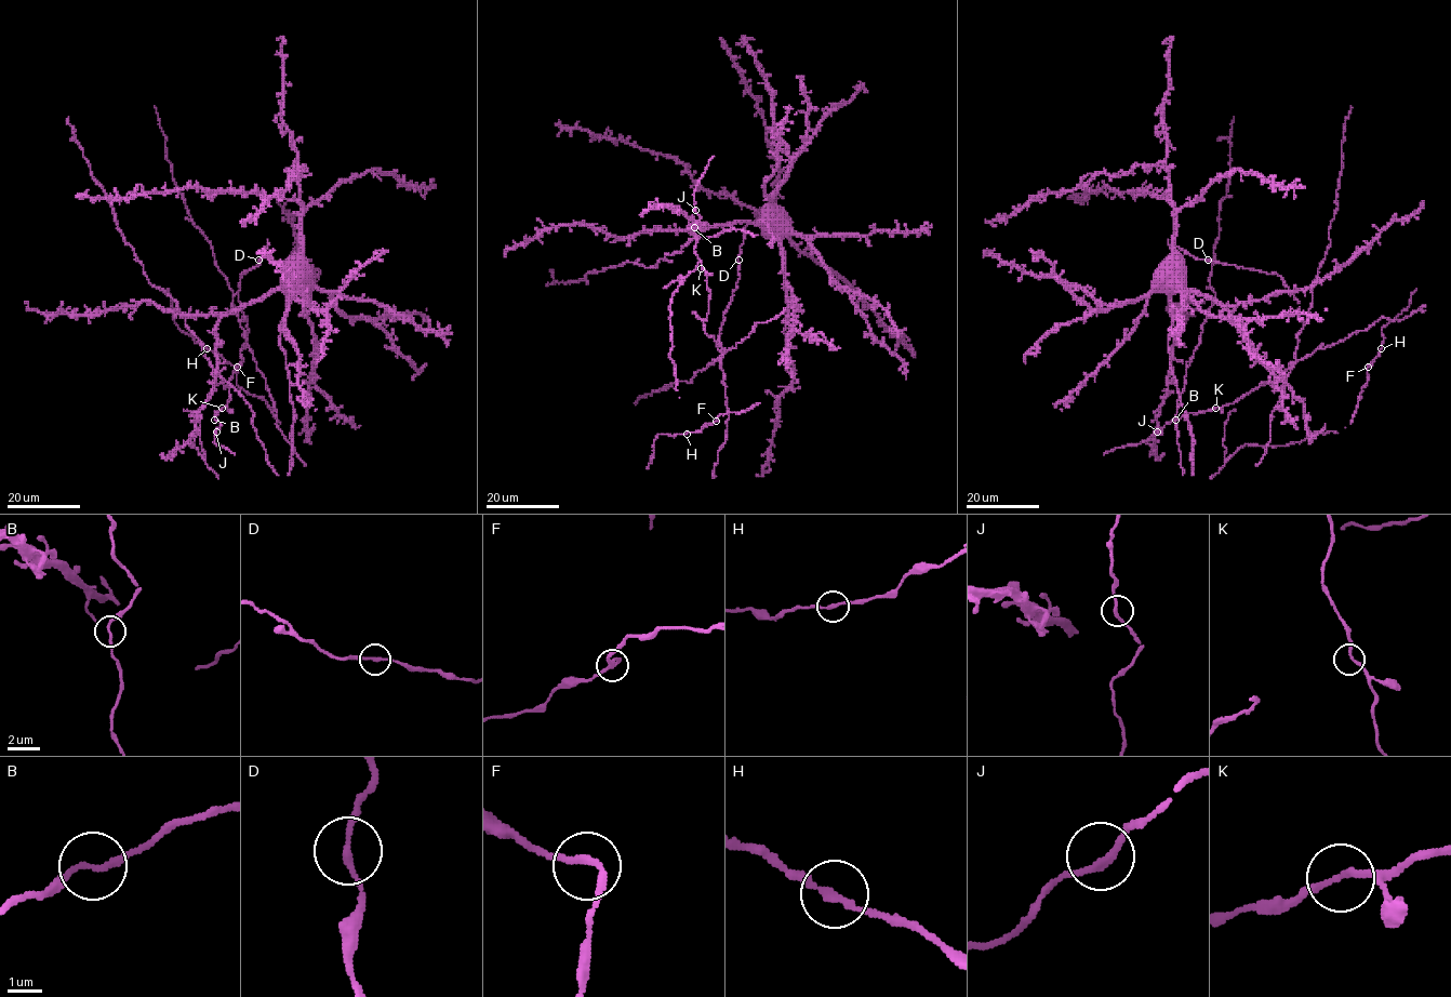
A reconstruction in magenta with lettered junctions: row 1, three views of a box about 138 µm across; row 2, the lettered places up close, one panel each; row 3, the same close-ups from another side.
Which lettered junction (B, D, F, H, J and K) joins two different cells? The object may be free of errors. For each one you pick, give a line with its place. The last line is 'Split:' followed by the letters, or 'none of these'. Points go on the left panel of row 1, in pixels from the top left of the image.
Split: none of these

